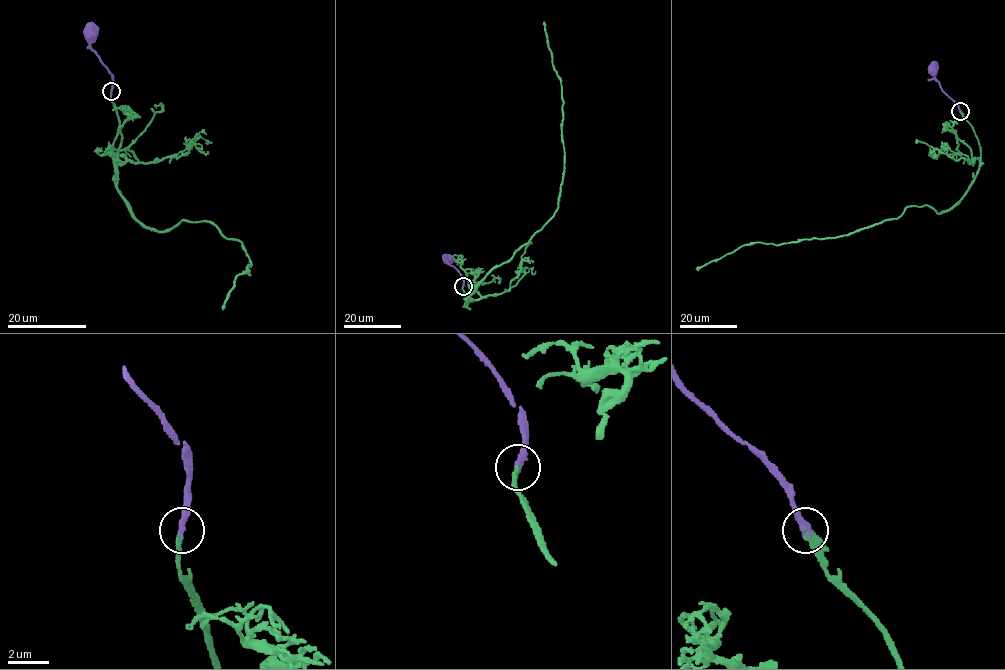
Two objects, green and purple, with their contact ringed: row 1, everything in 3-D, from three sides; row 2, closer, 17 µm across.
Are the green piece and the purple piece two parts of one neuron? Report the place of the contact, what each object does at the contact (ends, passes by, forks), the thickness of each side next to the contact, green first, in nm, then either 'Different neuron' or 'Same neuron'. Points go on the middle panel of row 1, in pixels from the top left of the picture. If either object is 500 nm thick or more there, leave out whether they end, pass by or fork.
Place: (463, 286). At the ring green ends. At the ring purple ends. Thickness 320 nm (green) against 360 nm. Same neuron

